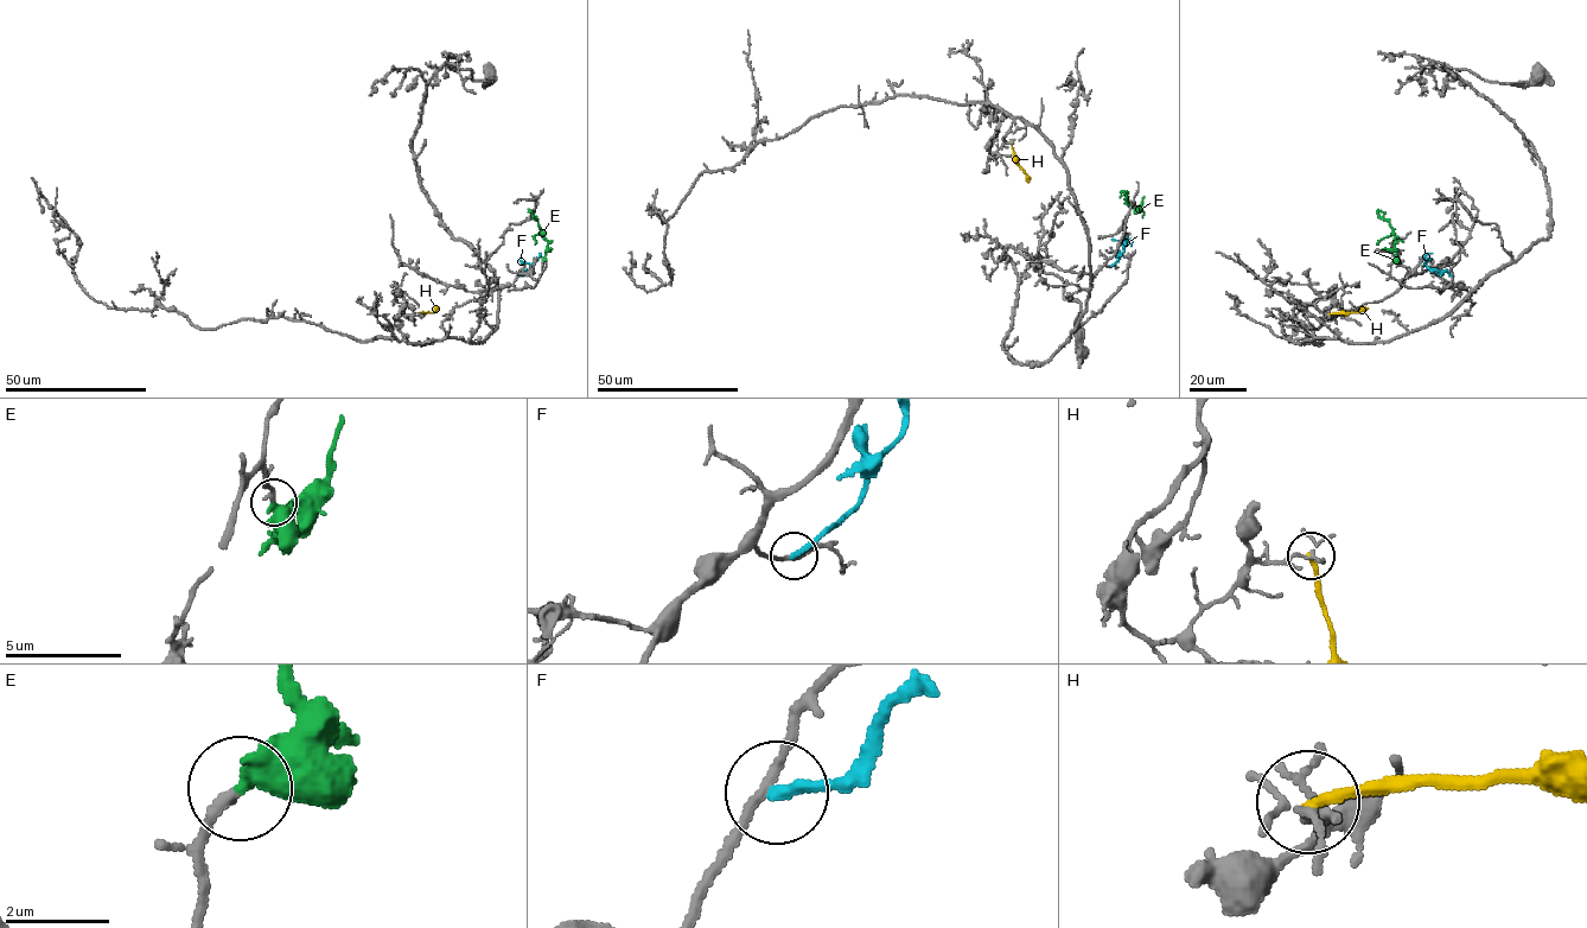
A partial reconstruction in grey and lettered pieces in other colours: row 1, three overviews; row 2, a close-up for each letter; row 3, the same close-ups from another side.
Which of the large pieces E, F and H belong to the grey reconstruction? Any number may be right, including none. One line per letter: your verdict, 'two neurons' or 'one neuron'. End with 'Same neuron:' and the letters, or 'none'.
E: one neuron
F: two neurons
H: two neurons
Same neuron: E

